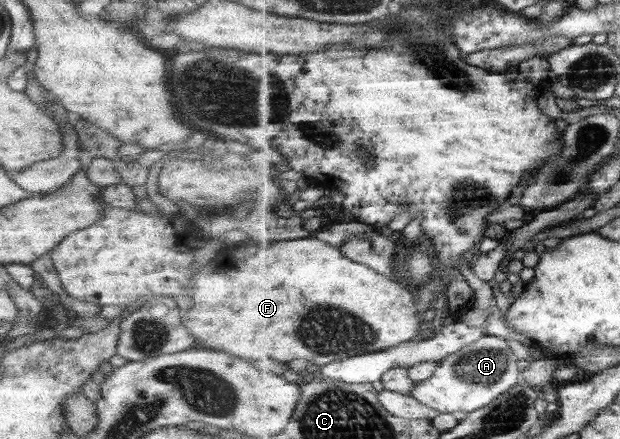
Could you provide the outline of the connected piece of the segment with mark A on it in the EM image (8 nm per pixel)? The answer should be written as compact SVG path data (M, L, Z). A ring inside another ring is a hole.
M485 334L471 346L467 345L445 360L439 362L439 368L432 378L424 384L417 383L412 396L417 401L439 410L441 414L453 412L473 413L475 410L489 406L500 395L505 395L517 386L521 372L517 368L517 356L509 348L507 339ZM455 370L457 370L457 390L455 390Z

